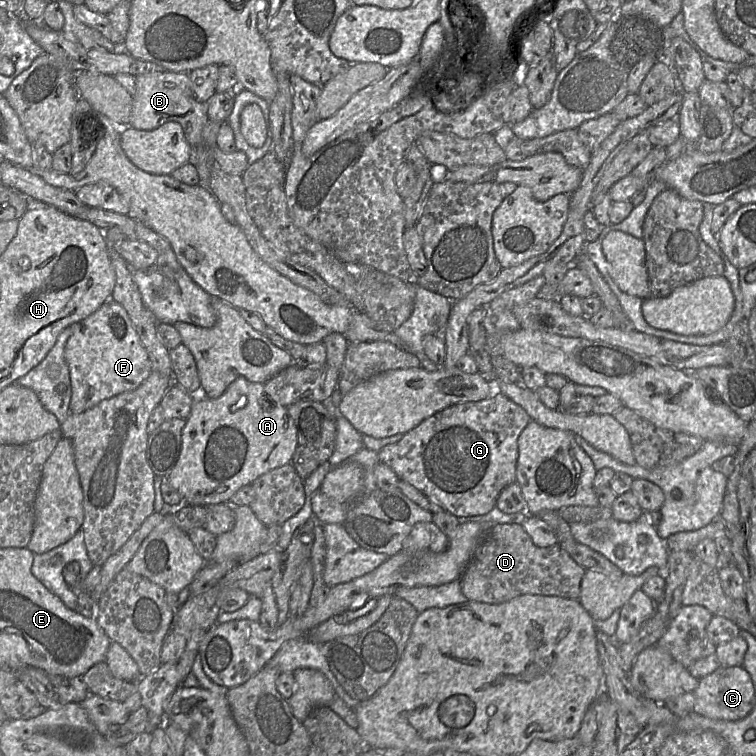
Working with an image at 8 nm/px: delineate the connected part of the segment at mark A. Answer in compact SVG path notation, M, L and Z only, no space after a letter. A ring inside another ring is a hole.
M238 377L218 398L211 399L204 396L202 393L199 393L198 395L194 396L190 414L186 419L185 426L182 430L182 444L178 460L170 474L166 477L166 479L169 481L170 485L181 495L184 503L195 505L229 503L230 498L241 487L248 484L252 484L252 482L256 478L269 472L270 470L291 463L296 446L296 427L293 419L287 412L287 408L280 404L276 404L266 396L263 383L251 382L245 377Z

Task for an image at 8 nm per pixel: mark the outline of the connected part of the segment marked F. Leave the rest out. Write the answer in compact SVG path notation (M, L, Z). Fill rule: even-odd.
M109 299L84 320L71 325L72 333L66 341L64 359L71 381L70 412L84 412L102 400L136 389L152 371L148 353L142 345L132 321L122 305Z

